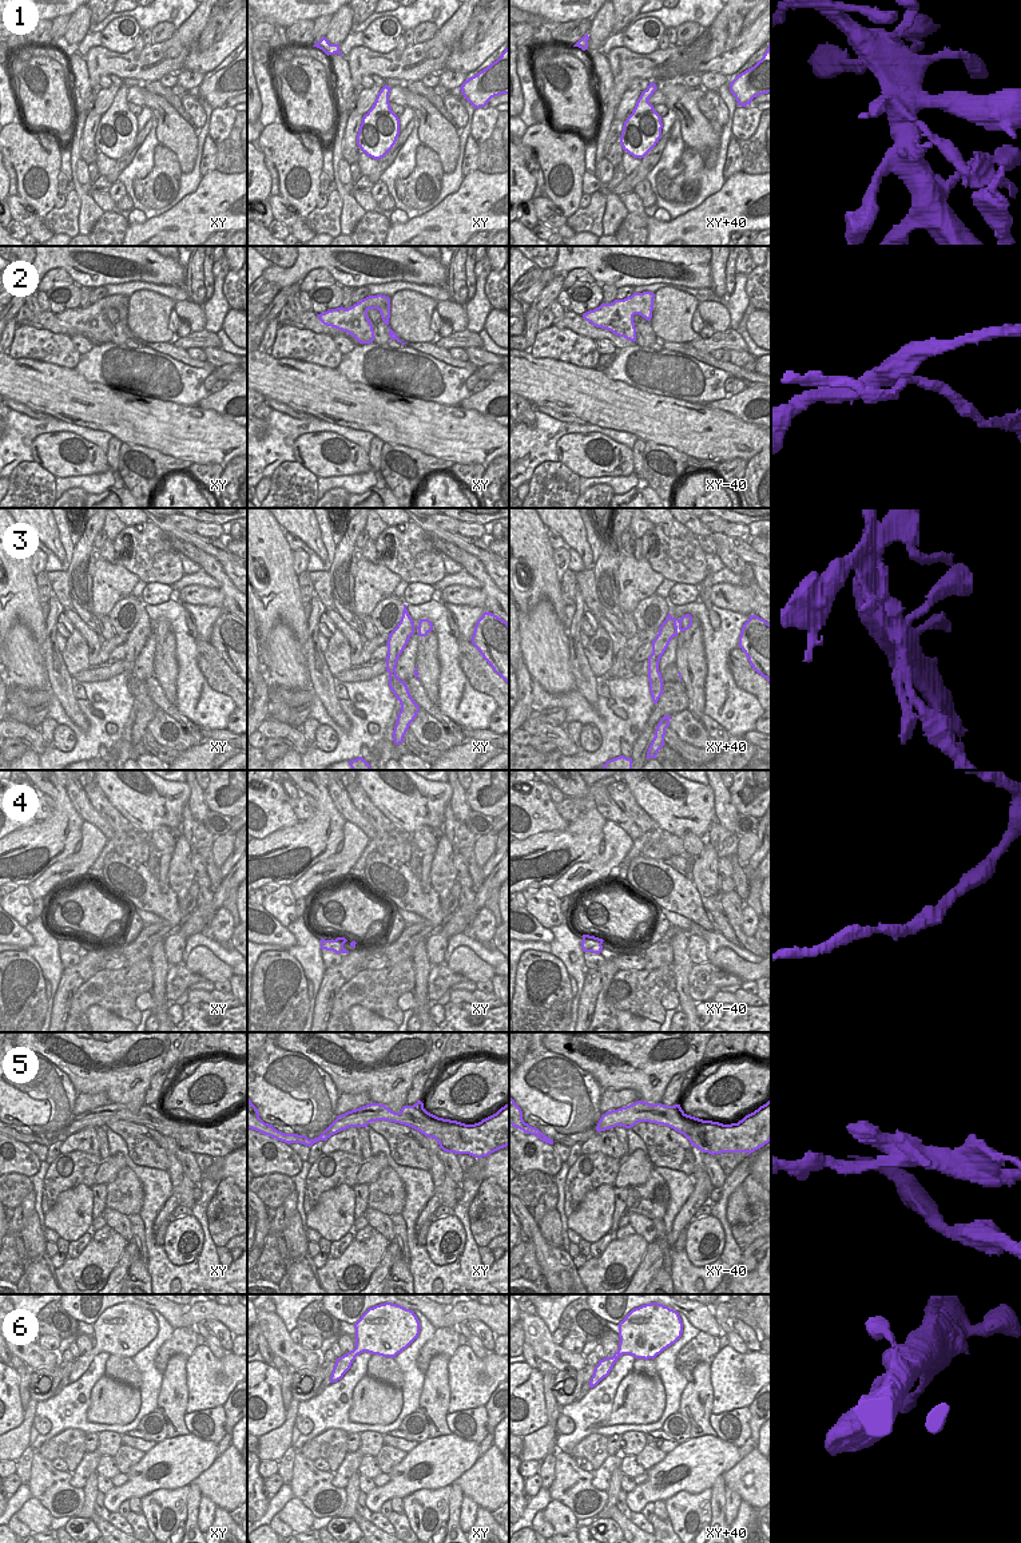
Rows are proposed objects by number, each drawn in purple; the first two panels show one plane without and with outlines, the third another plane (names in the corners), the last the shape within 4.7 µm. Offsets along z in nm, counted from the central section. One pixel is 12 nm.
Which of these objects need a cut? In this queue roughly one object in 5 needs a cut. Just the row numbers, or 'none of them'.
2, 3, 5

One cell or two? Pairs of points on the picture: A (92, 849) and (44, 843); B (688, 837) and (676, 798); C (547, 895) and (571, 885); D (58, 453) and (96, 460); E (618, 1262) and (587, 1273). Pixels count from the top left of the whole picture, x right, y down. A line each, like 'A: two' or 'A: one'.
A: two
B: two
C: two
D: one
E: one

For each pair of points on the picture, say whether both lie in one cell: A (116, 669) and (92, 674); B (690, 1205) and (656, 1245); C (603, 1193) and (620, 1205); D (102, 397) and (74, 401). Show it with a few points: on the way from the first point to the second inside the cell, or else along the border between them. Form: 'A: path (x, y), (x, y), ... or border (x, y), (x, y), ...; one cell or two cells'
A: path (111, 671), (98, 674); one cell
B: path (683, 1217), (668, 1240); one cell
C: border (614, 1188), (612, 1226), (608, 1232); two cells
D: path (95, 401), (80, 401); one cell

